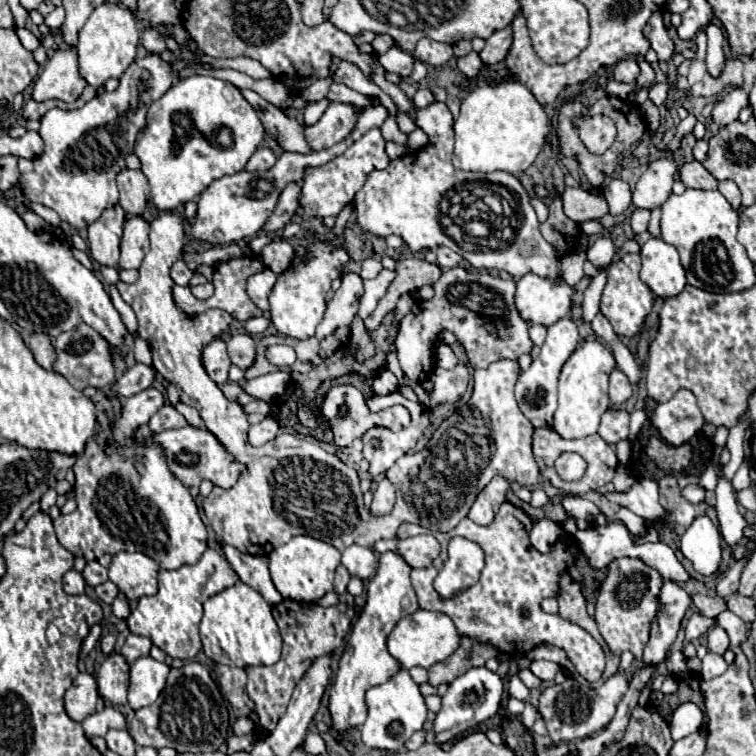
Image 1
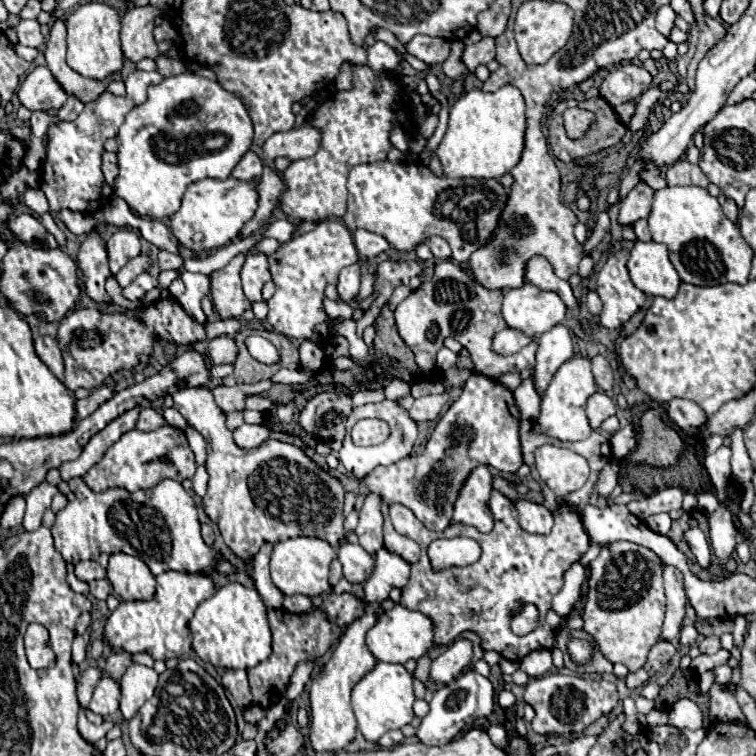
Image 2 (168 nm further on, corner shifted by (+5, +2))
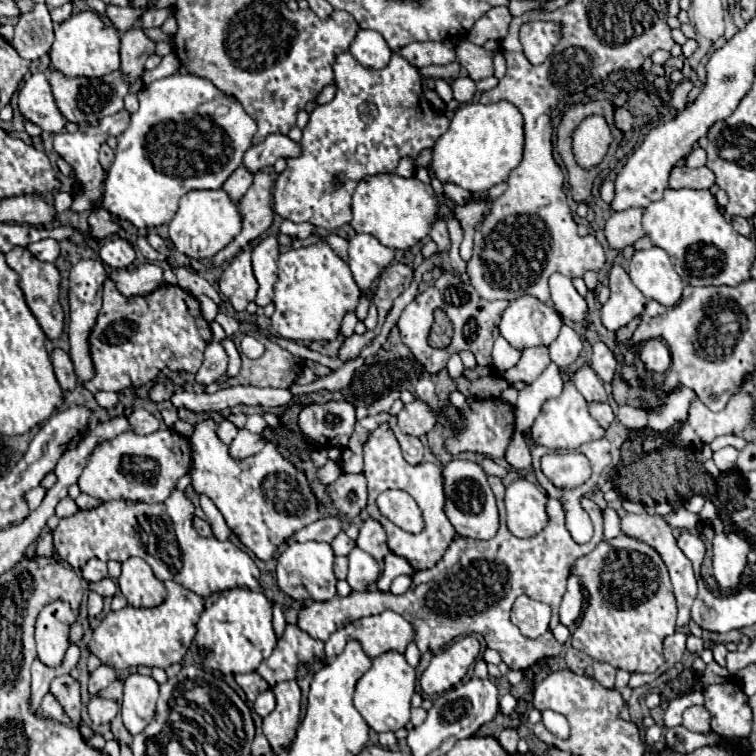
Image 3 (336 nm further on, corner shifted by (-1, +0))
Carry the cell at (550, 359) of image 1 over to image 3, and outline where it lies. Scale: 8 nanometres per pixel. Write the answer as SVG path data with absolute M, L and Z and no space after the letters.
M562 325L560 329L560 335L554 339L554 343L548 347L550 349L550 359L560 367L560 369L566 369L570 363L576 361L576 357L580 355L582 351L582 341L580 341L580 335L568 327L568 325Z

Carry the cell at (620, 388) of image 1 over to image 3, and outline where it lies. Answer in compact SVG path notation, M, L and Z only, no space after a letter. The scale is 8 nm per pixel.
M594 343L592 345L592 369L596 371L596 375L604 381L610 383L614 377L614 369L616 369L616 359L612 355L612 351L604 345L604 343Z

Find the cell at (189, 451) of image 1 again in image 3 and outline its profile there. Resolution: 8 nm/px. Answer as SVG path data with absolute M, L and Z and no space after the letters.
M160 429L150 435L136 435L126 431L114 439L100 441L92 455L90 463L84 467L78 487L82 493L88 493L100 501L130 499L142 503L162 503L174 489L176 481L190 469L190 441L178 435L174 429Z

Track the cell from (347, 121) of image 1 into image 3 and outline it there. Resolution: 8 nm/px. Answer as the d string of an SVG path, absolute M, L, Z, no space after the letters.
M268 135L262 143L252 145L242 159L242 165L250 173L258 173L268 165L274 165L276 159L294 157L298 155L298 143L292 141L288 135Z

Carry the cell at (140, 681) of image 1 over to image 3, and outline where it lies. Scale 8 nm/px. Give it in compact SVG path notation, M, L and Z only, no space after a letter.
M132 673L124 681L124 699L120 713L124 727L132 735L138 735L154 719L156 699L158 699L158 683L152 677Z

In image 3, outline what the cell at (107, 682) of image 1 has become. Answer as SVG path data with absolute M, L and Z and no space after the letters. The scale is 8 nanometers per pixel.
M90 699L88 703L88 715L92 719L94 725L104 725L104 723L110 723L118 713L118 703L116 701L110 701L110 699Z

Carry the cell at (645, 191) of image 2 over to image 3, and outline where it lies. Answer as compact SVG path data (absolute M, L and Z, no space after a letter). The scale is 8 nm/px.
M626 209L620 213L612 213L612 217L606 221L606 227L604 227L606 241L612 249L622 251L624 247L644 237L642 213L644 213L642 209Z

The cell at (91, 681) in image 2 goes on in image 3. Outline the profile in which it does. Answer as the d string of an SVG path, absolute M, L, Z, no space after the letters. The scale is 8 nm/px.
M100 665L92 675L90 675L90 681L88 681L88 691L94 695L96 691L100 689L106 689L112 681L116 679L116 671L112 667L106 667L106 665Z

